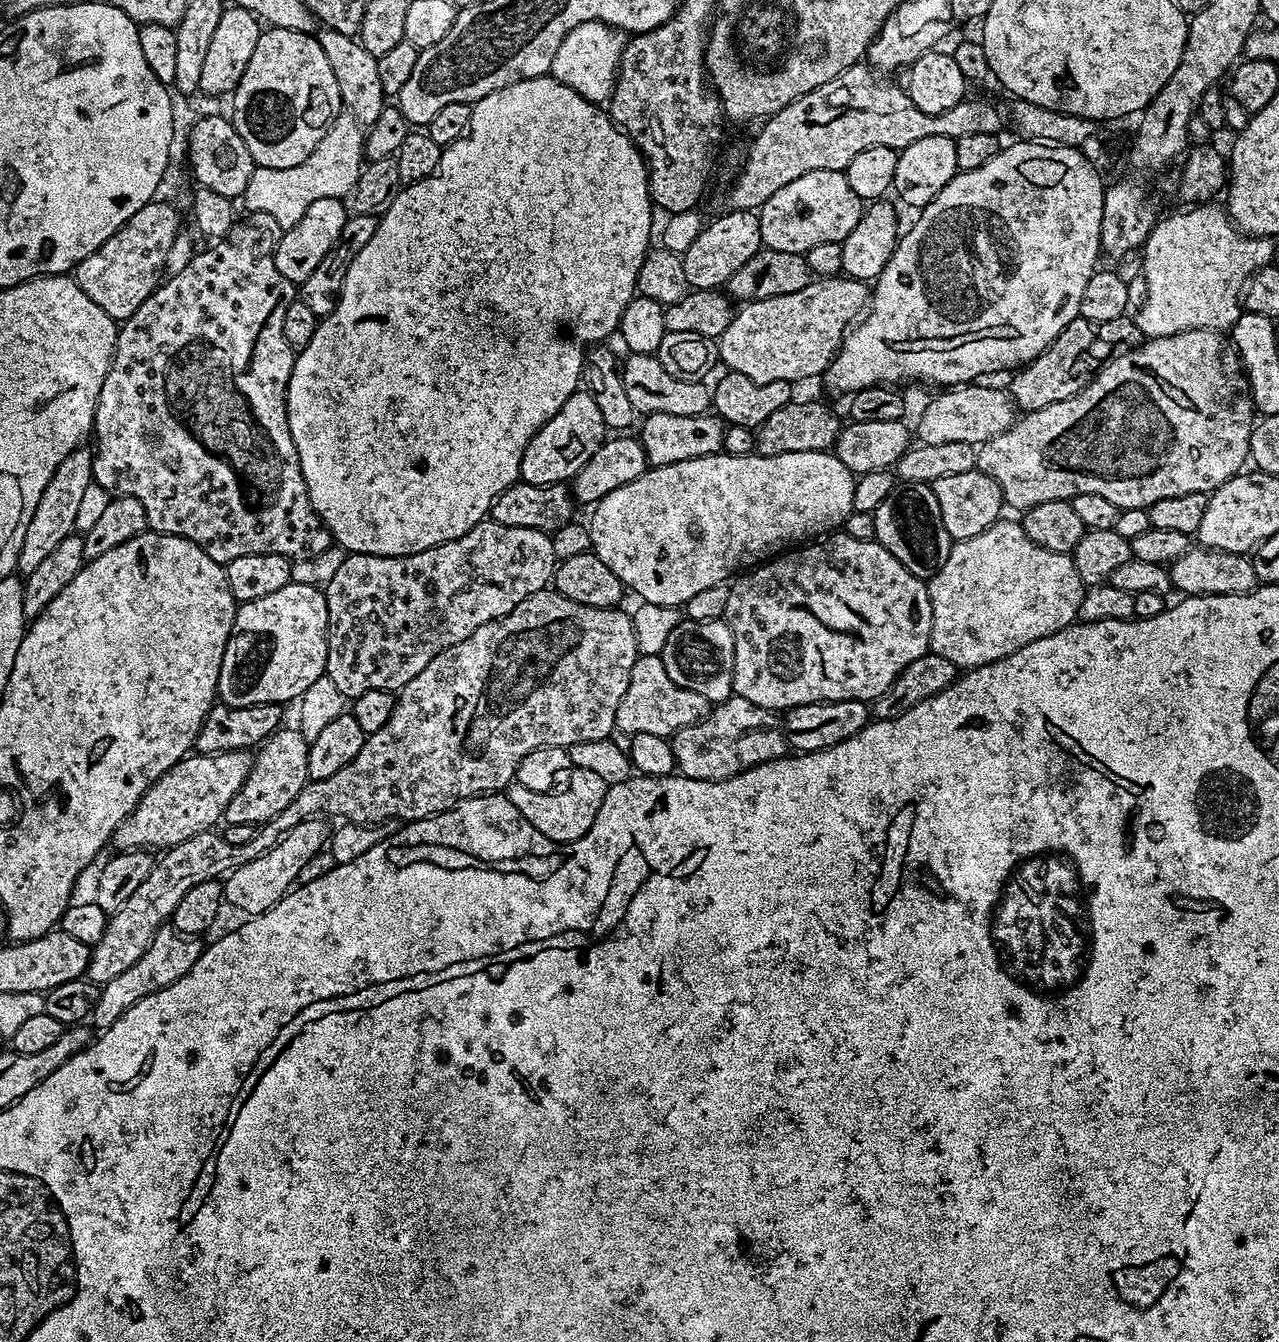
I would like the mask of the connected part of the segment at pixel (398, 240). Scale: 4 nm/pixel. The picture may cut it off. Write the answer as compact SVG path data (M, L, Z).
M550 74L529 80L519 80L502 90L494 90L494 94L486 94L486 98L477 100L472 105L468 135L458 142L447 145L441 151L440 165L436 168L435 176L427 176L422 182L401 187L394 206L390 206L390 210L386 210L383 216L379 217L374 230L374 238L370 238L370 242L366 242L366 246L362 246L362 250L358 250L358 258L354 258L354 262L350 262L350 270L346 270L346 282L340 291L338 306L329 316L321 319L320 325L314 330L314 338L310 338L310 342L296 352L294 370L290 374L290 386L288 387L290 434L294 438L294 446L298 450L298 458L302 466L302 478L306 482L310 502L320 516L320 521L332 536L333 541L343 548L345 553L361 552L375 556L418 554L422 550L430 550L434 546L445 544L454 538L462 538L462 534L466 534L475 524L479 524L491 513L492 503L498 498L498 494L502 494L502 490L506 490L510 485L520 480L522 454L526 450L530 438L534 438L536 431L550 418L554 418L554 414L558 414L558 410L562 410L562 402L566 402L566 398L570 398L573 392L577 391L586 363L584 344L598 343L599 345L606 340L612 331L619 329L620 319L626 310L626 306L637 295L638 270L642 270L642 262L653 243L653 241L651 242L652 212L654 213L654 205L648 189L648 166L644 162L644 157L636 149L631 138L612 123L612 117L603 107L591 104L568 84L558 82Z

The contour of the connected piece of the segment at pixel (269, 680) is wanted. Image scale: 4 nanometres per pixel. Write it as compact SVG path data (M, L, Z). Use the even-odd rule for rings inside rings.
M287 584L282 586L282 590L274 590L274 594L266 594L266 598L254 598L254 602L240 604L236 609L236 617L232 623L232 637L226 642L226 650L222 654L222 666L218 674L218 686L216 694L219 703L226 706L254 706L255 704L283 704L287 705L288 700L299 701L300 695L306 690L306 686L311 686L318 682L320 676L325 675L326 654L328 653L328 611L326 610L326 598L323 591L314 584Z

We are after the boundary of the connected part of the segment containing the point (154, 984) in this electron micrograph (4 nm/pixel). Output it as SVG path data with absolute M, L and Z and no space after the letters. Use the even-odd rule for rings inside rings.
M171 926L160 927L146 952L128 970L102 985L100 997L90 1017L91 1023L100 1030L108 1028L127 1008L134 1006L134 1002L178 982L178 978L185 976L194 966L194 962L198 962L202 951L200 943L197 937L184 936Z

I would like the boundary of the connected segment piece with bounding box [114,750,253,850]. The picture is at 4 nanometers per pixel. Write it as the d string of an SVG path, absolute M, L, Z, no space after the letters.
M224 752L221 756L189 754L144 791L136 809L116 827L115 847L120 850L167 850L192 835L215 829L226 806L246 782L253 753Z

